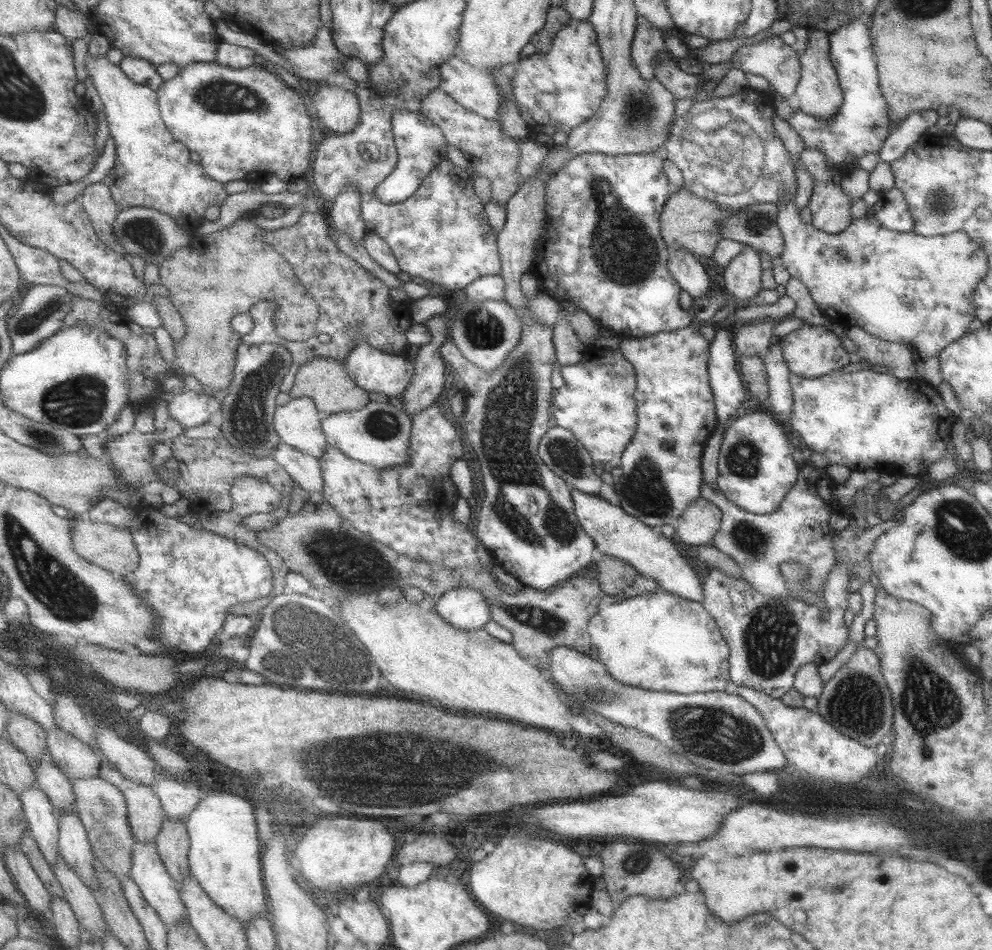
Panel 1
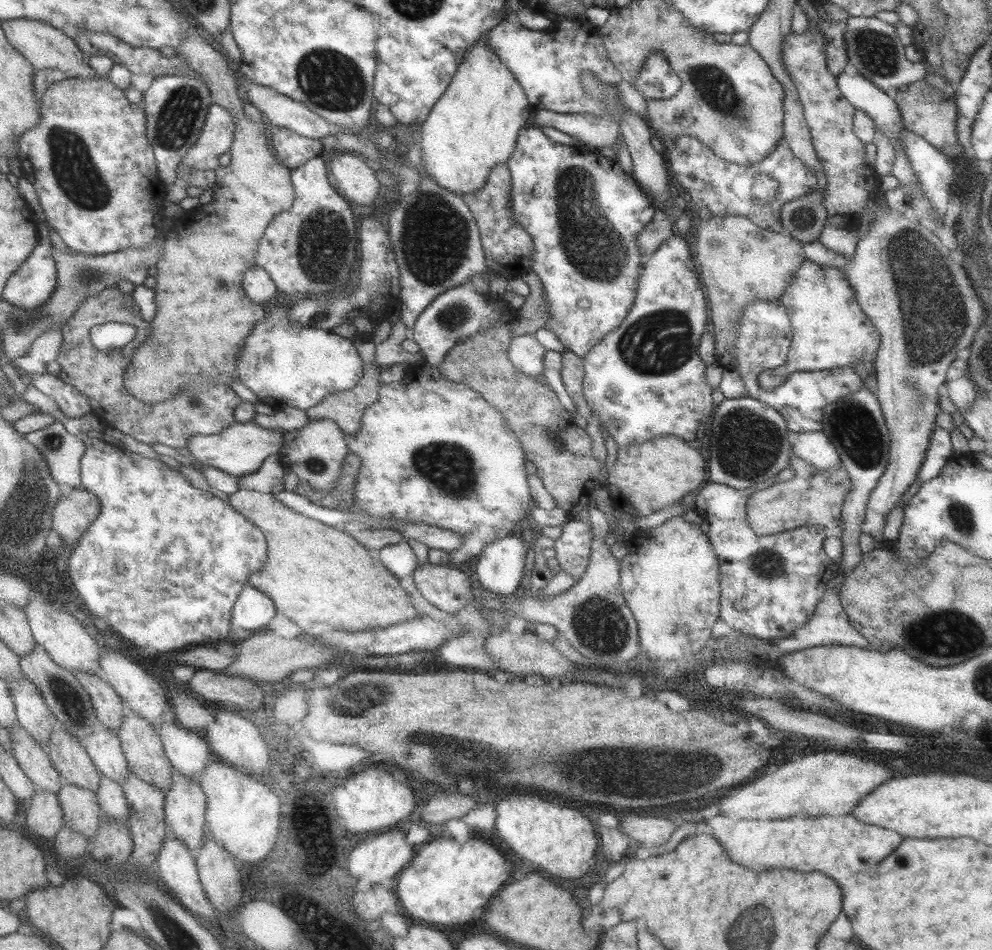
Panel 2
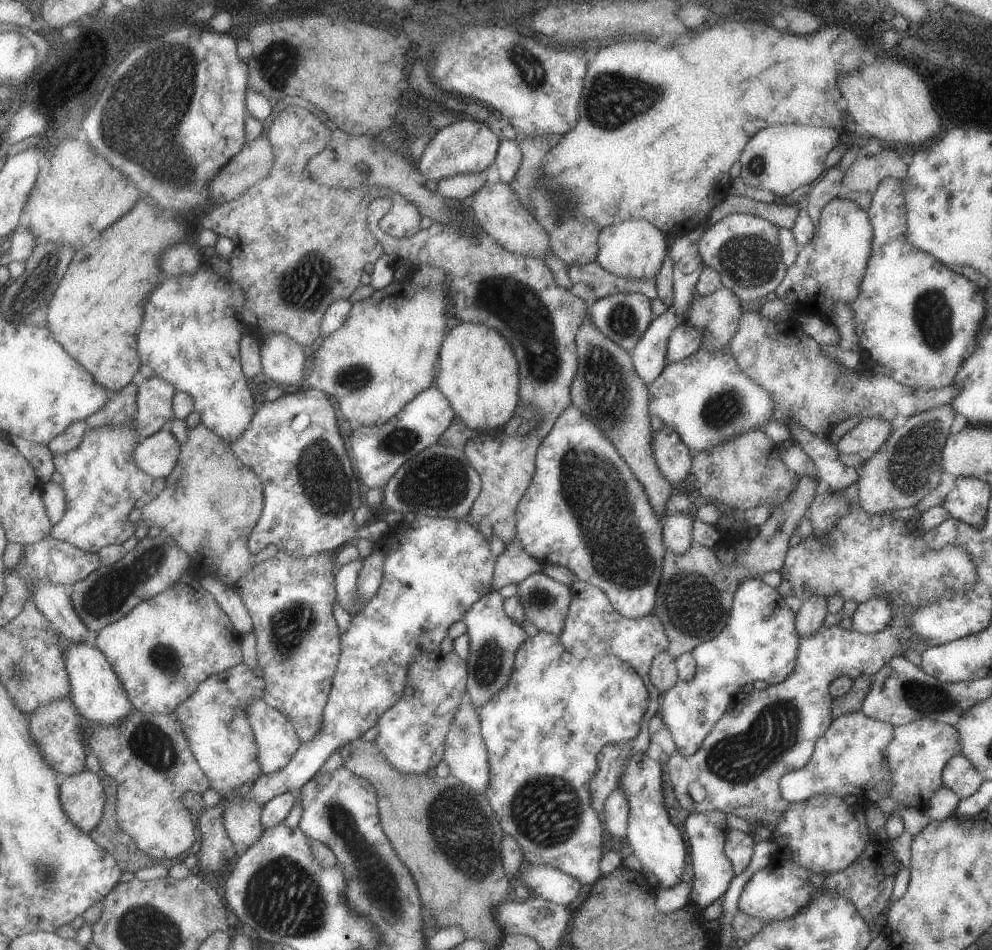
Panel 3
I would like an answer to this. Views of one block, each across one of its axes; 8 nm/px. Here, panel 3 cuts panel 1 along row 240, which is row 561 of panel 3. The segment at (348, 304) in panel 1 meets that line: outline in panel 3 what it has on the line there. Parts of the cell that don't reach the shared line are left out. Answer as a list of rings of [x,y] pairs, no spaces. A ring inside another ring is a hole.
[[[281,550],[279,556],[259,564],[233,586],[255,620],[257,658],[267,680],[267,696],[263,700],[287,714],[307,744],[323,728],[339,662],[343,660],[343,632],[337,618],[339,566],[333,554],[295,558]]]

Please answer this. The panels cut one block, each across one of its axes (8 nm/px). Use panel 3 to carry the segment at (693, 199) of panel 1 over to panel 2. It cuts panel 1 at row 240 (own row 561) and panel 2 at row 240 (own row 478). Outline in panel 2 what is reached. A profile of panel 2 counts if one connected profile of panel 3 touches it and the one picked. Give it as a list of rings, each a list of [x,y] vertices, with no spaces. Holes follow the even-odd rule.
[[[815,190],[797,200],[783,204],[781,208],[781,226],[787,236],[797,238],[799,242],[817,242],[827,222],[823,210],[823,194]]]

